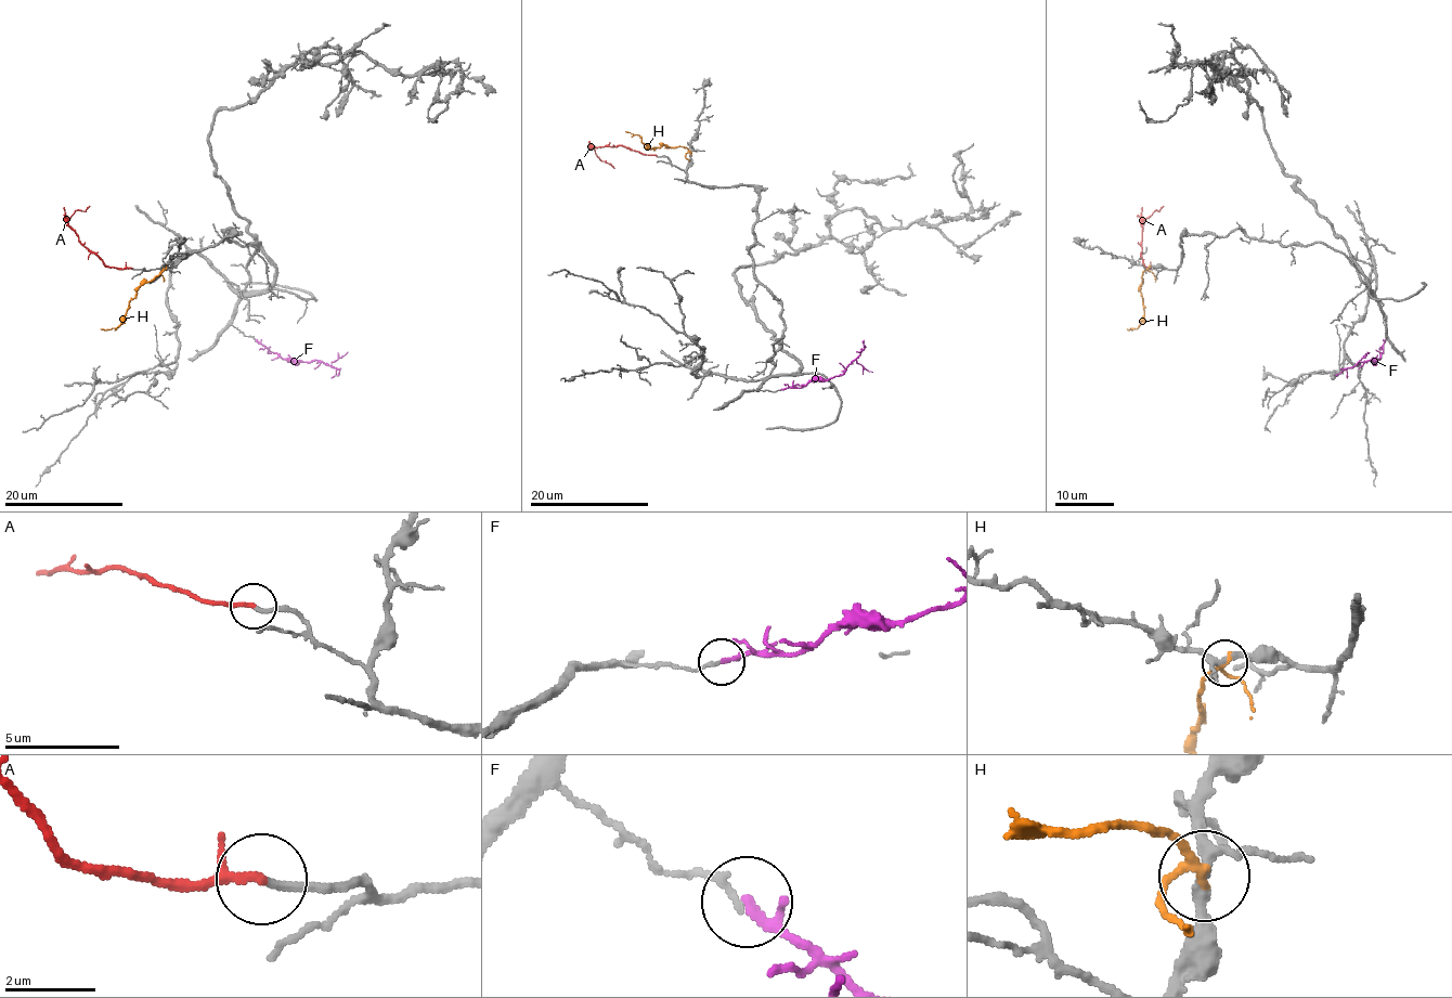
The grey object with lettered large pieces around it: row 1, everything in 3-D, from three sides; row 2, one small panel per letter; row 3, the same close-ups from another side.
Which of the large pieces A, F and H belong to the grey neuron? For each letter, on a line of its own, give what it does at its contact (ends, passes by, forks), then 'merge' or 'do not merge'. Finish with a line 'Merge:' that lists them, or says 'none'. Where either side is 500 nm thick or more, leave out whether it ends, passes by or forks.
A: it passes by; merge
F: it passes by; do not merge
H: it passes by; do not merge
Merge: A

